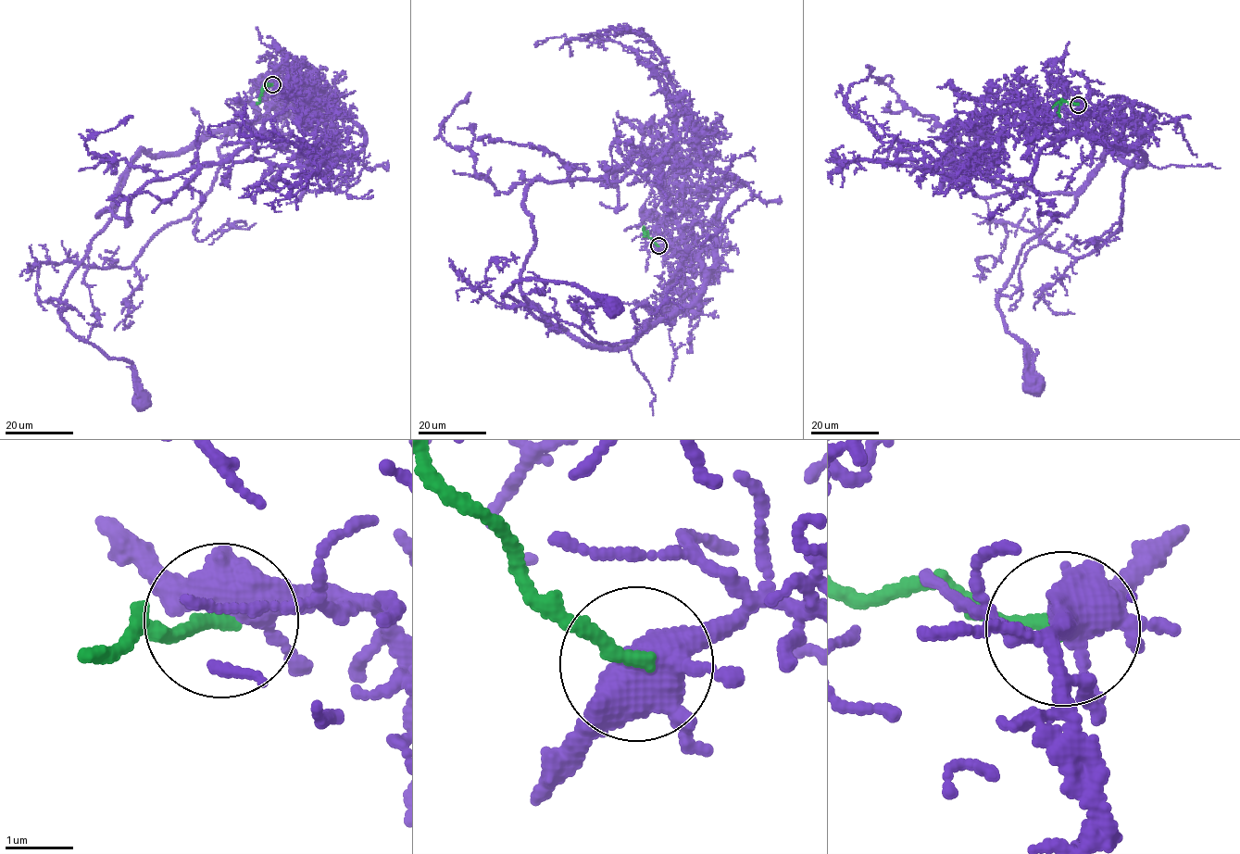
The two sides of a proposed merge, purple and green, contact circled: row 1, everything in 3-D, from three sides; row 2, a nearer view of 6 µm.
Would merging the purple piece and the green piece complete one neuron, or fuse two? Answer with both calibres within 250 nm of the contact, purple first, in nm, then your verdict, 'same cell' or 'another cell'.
calibres 480 and 200 nm; another cell

